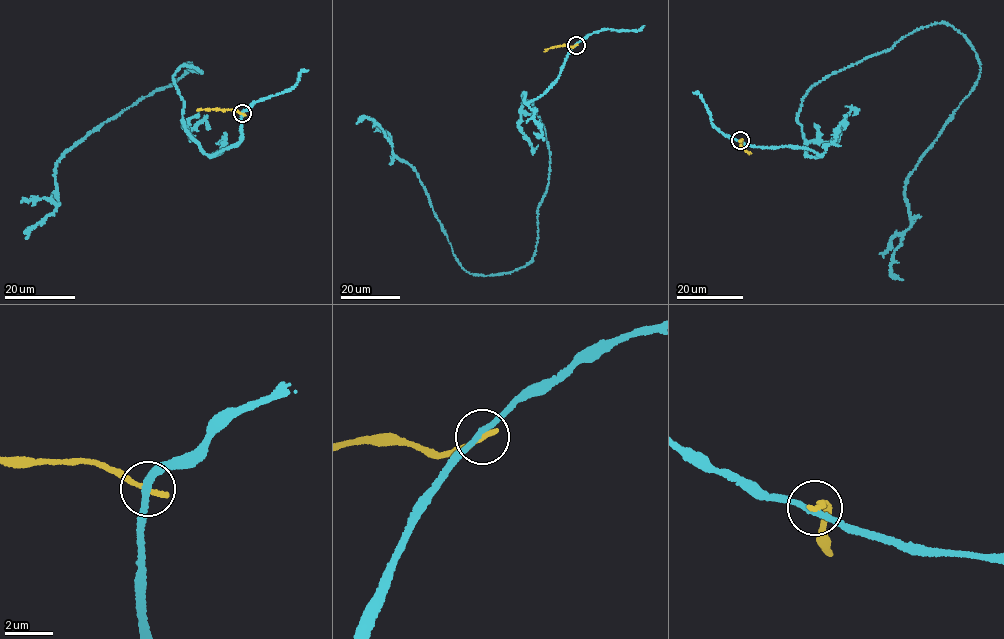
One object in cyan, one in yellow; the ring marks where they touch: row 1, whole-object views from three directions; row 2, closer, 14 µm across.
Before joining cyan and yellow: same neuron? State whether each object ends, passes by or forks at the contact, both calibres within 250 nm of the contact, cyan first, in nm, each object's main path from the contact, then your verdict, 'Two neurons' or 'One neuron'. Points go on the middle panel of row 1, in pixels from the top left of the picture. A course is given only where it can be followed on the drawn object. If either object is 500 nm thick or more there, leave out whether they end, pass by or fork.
At the ring cyan passes by. At the ring yellow ends. Thickness 240 nm (cyan) against 260 nm. Course of cyan: (575, 45), (523, 94), (550, 161), (513, 271), (462, 266), (415, 170), (356, 123). Course of yellow: (575, 45), (544, 51). Two neurons

